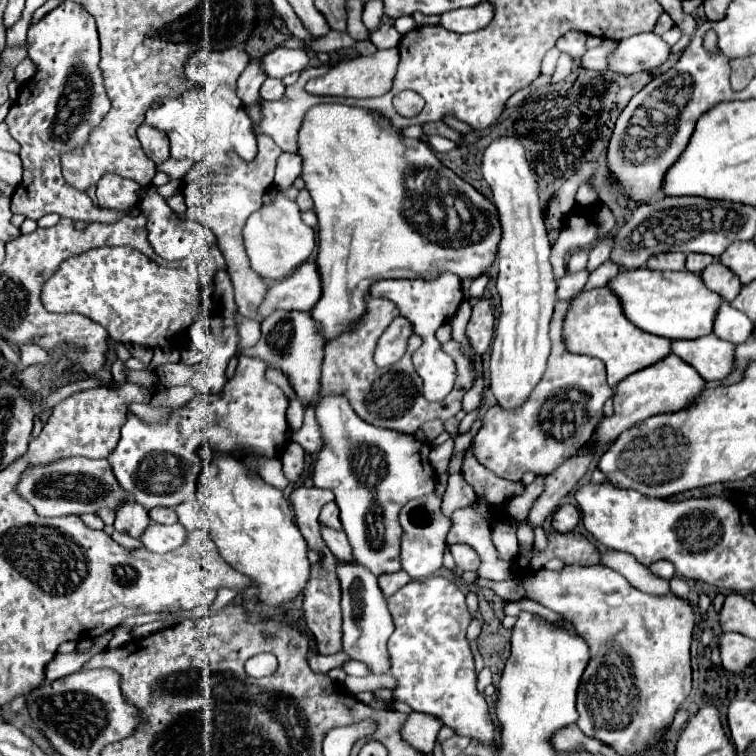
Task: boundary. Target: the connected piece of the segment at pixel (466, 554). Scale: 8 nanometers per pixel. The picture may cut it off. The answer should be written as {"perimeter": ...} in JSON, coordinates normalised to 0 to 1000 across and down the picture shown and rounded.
{"perimeter":[[[597,721],[594,729],[610,755],[631,755],[634,734],[620,721]]]}

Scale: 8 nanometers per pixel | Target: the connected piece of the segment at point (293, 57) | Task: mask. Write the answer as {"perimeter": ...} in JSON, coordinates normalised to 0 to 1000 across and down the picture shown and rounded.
{"perimeter":[[[361,65],[345,75],[345,91],[353,102],[374,104],[382,97],[398,97],[409,86],[401,65]]]}

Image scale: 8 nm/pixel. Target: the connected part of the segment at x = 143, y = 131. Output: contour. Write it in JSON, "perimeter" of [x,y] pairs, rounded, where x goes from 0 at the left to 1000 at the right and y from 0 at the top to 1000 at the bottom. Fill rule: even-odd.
{"perimeter":[[[187,163],[181,171],[181,181],[187,187],[192,205],[200,213],[205,213],[210,218],[218,210],[224,210],[224,184],[216,173],[208,173],[205,168],[192,168],[192,163]]]}

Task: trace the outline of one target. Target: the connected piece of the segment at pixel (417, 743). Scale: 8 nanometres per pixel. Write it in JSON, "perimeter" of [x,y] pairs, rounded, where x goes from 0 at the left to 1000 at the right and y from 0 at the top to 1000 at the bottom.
{"perimeter":[[[546,940],[538,946],[538,954],[533,956],[530,972],[544,988],[557,993],[560,999],[567,999],[573,993],[573,985],[583,962],[586,962],[583,951],[573,946],[554,946]]]}

